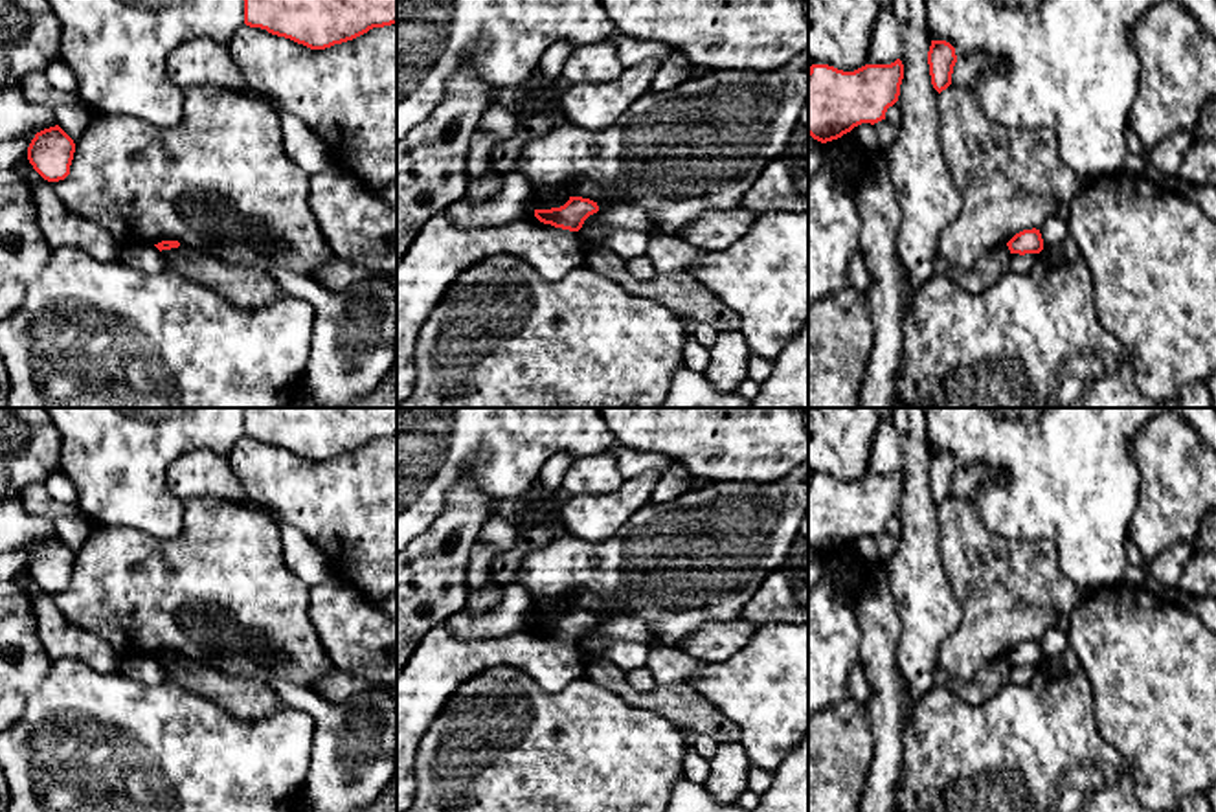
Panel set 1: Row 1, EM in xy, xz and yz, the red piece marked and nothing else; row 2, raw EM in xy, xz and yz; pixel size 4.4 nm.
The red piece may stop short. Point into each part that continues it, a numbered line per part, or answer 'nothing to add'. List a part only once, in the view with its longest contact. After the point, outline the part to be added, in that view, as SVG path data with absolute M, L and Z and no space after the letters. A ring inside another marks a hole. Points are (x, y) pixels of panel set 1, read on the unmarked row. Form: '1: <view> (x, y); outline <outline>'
nothing to add

